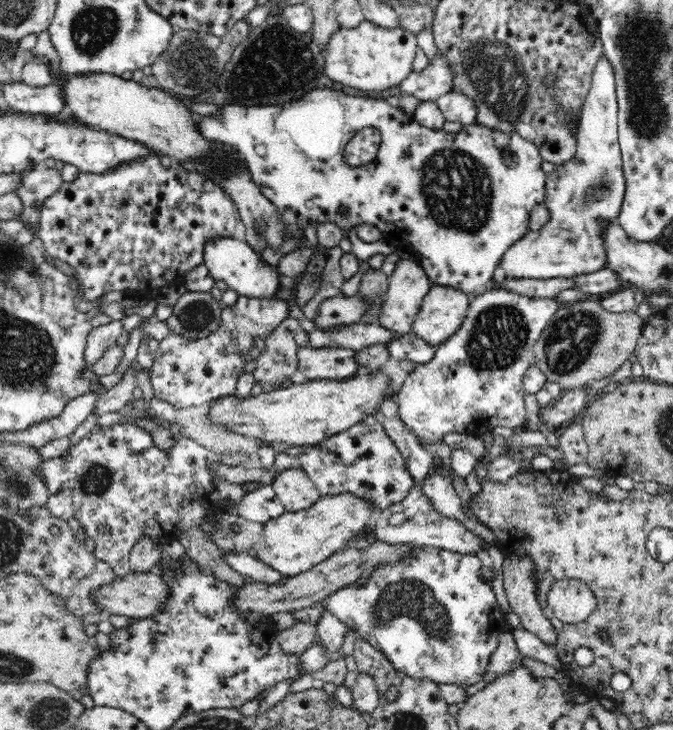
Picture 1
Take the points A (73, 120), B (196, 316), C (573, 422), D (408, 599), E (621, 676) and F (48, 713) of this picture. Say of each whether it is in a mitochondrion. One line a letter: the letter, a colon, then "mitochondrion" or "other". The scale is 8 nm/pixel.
A: other
B: mitochondrion
C: other
D: mitochondrion
E: other
F: mitochondrion

